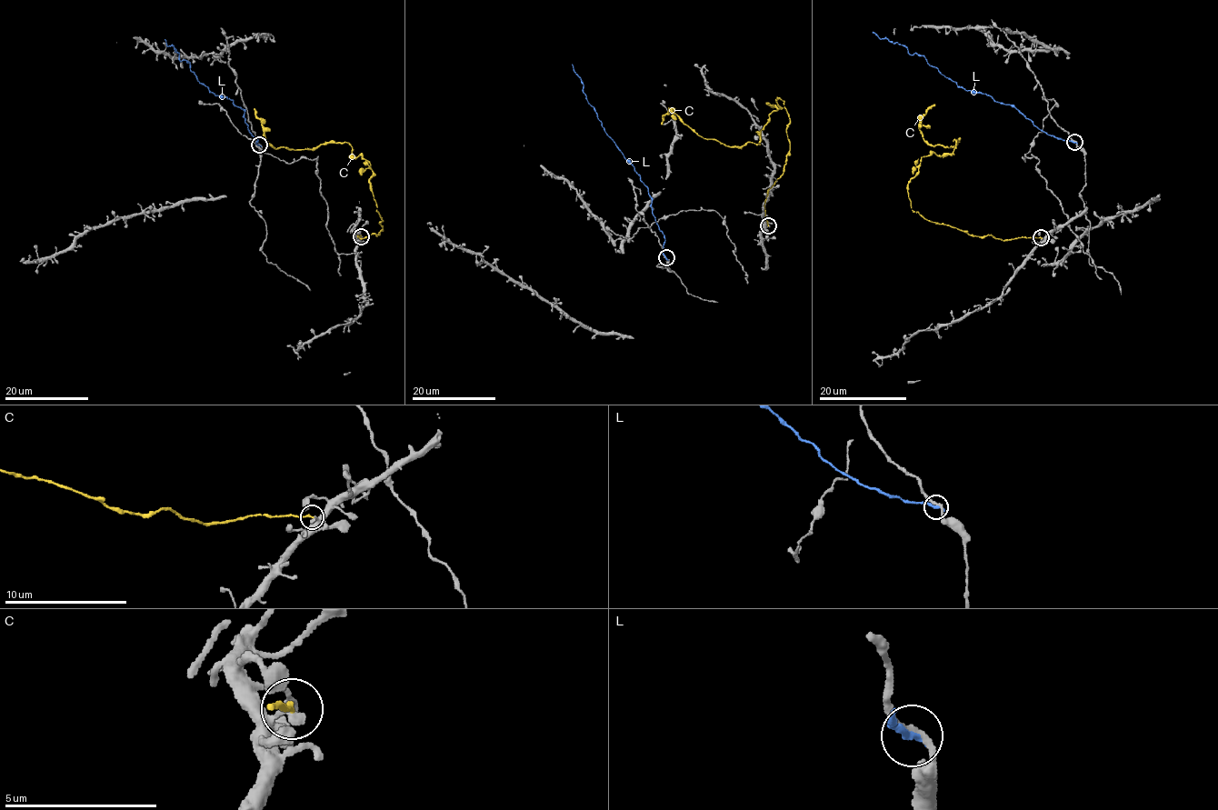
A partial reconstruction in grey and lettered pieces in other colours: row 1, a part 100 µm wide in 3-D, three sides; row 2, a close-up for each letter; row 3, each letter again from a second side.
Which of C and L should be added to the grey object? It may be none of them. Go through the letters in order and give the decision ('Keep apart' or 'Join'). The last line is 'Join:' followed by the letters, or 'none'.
C: Keep apart
L: Keep apart
Join: none

